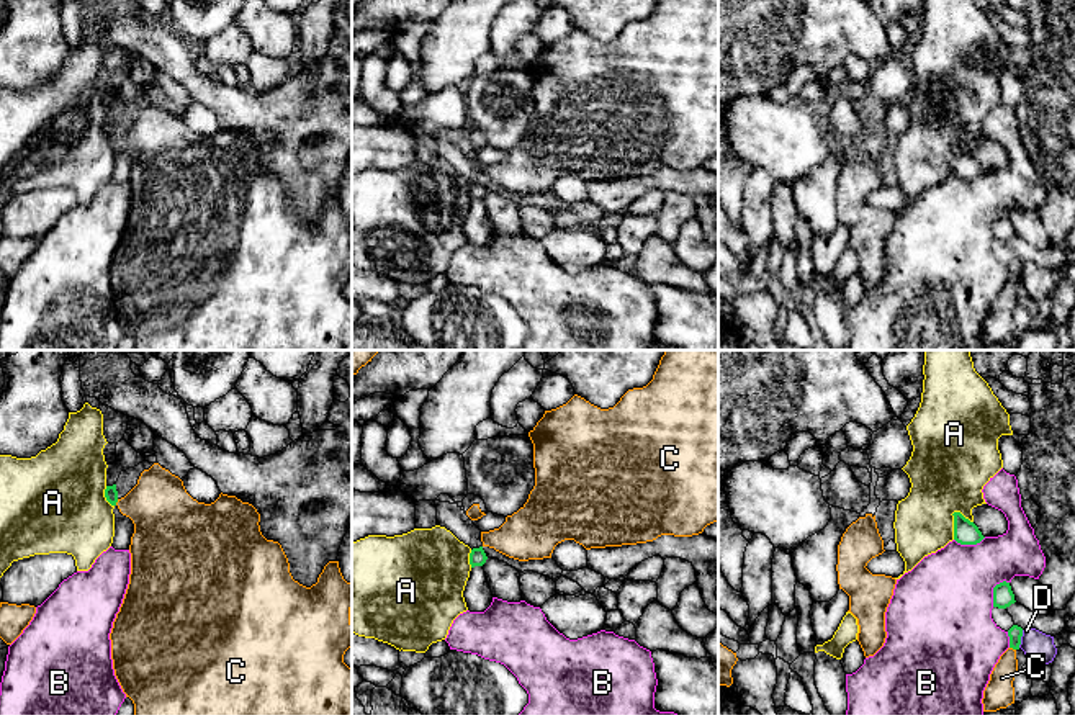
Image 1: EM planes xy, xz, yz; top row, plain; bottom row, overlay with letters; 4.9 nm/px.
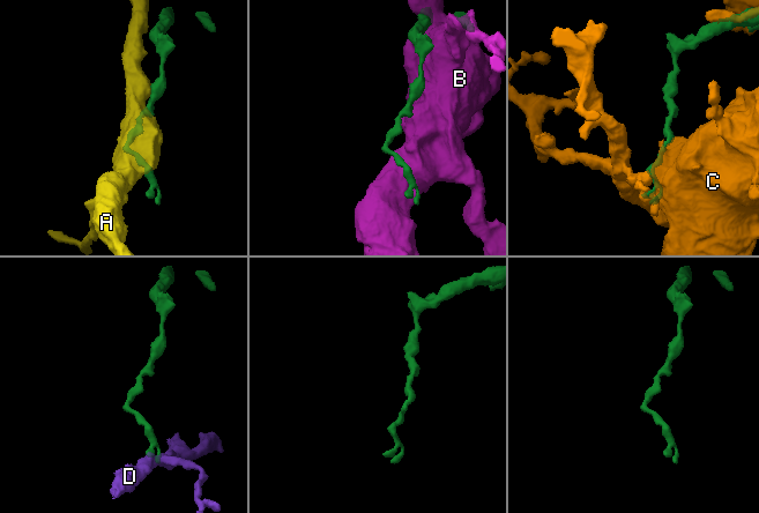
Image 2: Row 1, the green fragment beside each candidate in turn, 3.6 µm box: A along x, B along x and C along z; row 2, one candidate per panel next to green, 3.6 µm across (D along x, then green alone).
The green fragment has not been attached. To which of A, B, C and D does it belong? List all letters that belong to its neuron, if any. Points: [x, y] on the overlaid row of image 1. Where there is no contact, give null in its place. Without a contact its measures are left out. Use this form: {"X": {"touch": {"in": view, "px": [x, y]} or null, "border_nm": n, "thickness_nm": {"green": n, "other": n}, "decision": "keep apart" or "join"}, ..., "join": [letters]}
{"A": {"touch": {"in": "yz", "px": [954, 524]}, "border_nm": 150, "thickness_nm": {"green": 120, "other": 360}, "decision": "join"}, "B": {"touch": {"in": "yz", "px": [994, 589]}, "border_nm": 150, "thickness_nm": {"green": 100, "other": 460}, "decision": "keep apart"}, "C": {"touch": {"in": "xy", "px": [116, 501]}, "border_nm": 40, "thickness_nm": {"green": 60, "other": 320}, "decision": "keep apart"}, "D": {"touch": {"in": "yz", "px": [1020, 638]}, "border_nm": 90, "thickness_nm": {"green": 70, "other": 150}, "decision": "keep apart"}, "join": ["A"]}

